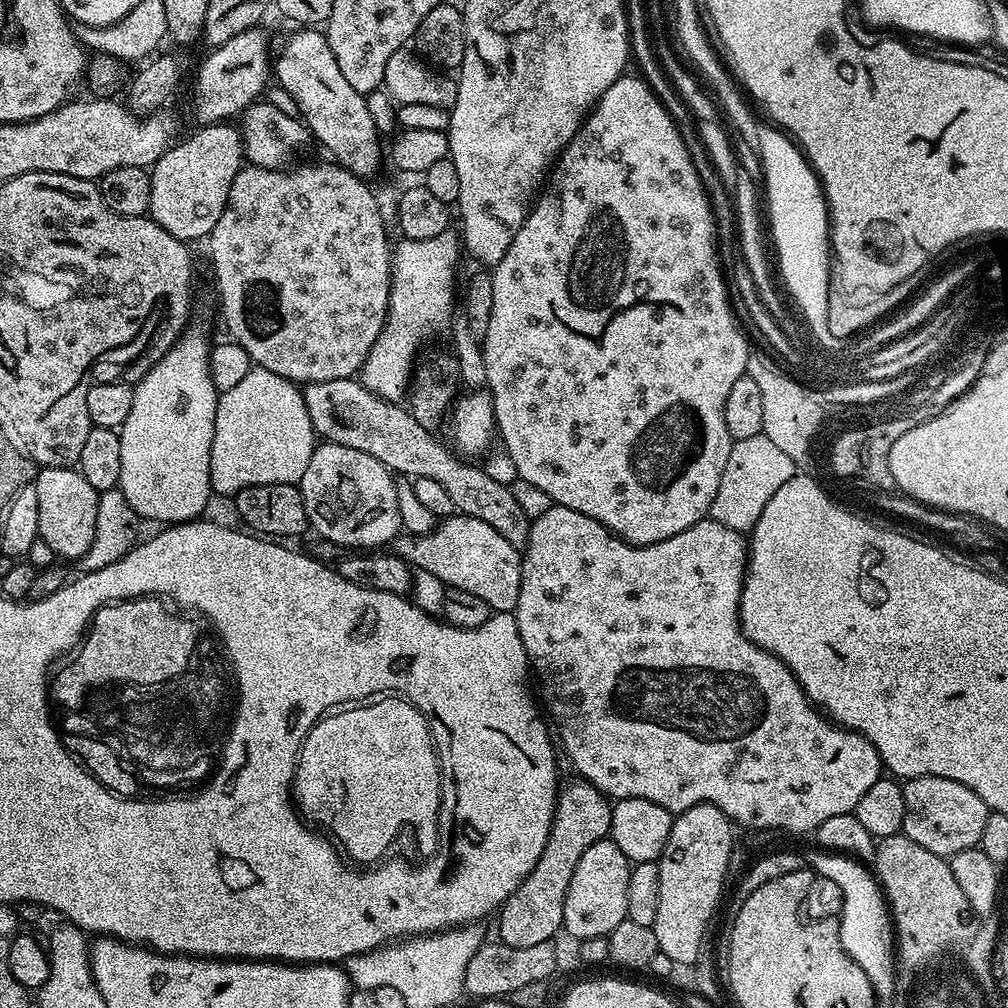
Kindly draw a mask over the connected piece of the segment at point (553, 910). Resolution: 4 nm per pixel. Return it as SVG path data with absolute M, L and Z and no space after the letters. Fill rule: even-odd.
M575 778L568 785L559 789L556 798L556 809L552 815L552 829L548 835L548 841L546 842L546 850L542 850L542 858L538 858L538 862L534 862L534 870L530 870L530 874L526 874L526 878L522 882L522 886L518 886L518 890L514 890L514 894L508 896L508 900L498 909L498 917L500 916L500 936L498 936L499 943L506 946L538 946L538 942L552 942L557 938L556 931L559 933L564 927L564 903L566 902L566 890L570 886L570 878L574 878L574 866L578 866L578 862L582 858L582 854L586 854L587 848L594 846L594 842L605 839L612 831L612 804L609 797L605 796L603 792L600 792L594 787L589 780L583 778Z

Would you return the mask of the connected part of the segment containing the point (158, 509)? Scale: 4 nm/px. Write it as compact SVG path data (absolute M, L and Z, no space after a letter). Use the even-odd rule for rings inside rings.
M185 330L181 332L177 340L173 344L167 345L164 357L134 384L134 406L130 406L130 418L126 418L126 422L118 430L120 433L120 441L122 442L122 474L120 475L119 489L126 496L126 501L130 502L130 506L134 508L137 515L145 521L157 520L157 525L167 526L169 524L184 524L188 520L194 520L205 515L204 507L208 504L208 499L213 499L214 493L211 486L210 476L210 456L211 443L214 440L214 424L216 407L219 404L219 395L212 381L210 374L210 358L208 357L208 349L210 340L207 340L200 332L192 332L193 330Z

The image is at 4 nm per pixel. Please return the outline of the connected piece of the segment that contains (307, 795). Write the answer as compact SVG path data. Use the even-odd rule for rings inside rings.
M388 694L383 698L361 703L359 706L344 706L339 710L333 710L319 717L315 726L306 734L306 738L300 747L300 756L296 760L296 776L292 780L292 794L301 817L309 825L327 833L342 849L343 855L349 861L360 866L372 866L383 861L389 855L388 847L399 838L400 832L406 831L407 828L412 828L413 834L416 835L416 844L420 847L421 857L431 857L437 851L442 840L442 825L440 823L440 758L436 754L436 745L432 739L432 732L428 729L427 718L410 701L396 694Z

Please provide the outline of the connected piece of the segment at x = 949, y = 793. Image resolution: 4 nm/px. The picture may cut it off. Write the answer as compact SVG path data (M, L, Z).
M919 776L904 780L902 784L906 798L906 818L903 835L909 836L918 846L926 846L930 854L950 858L967 848L977 847L986 827L990 809L974 790L941 776Z

